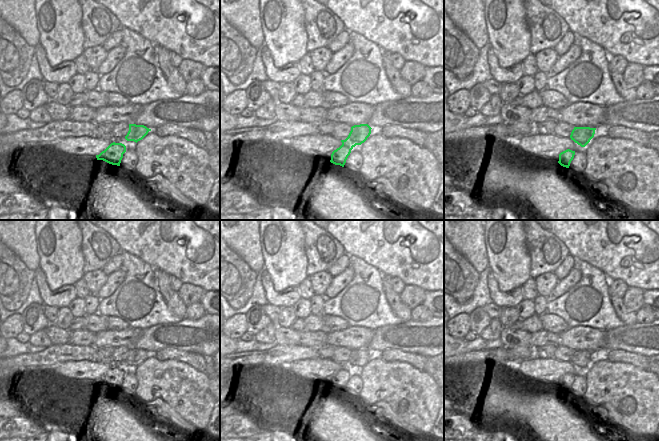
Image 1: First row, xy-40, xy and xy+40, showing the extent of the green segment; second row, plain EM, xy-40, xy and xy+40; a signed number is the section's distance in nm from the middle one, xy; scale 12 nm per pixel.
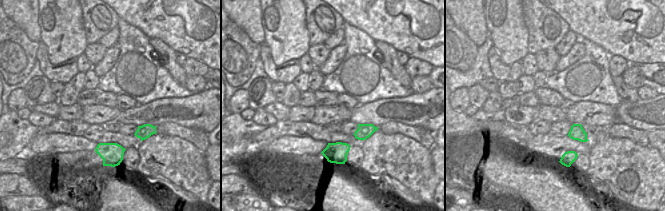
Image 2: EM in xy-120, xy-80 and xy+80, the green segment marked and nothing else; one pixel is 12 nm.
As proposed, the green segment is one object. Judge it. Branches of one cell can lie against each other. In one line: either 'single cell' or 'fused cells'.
fused cells

